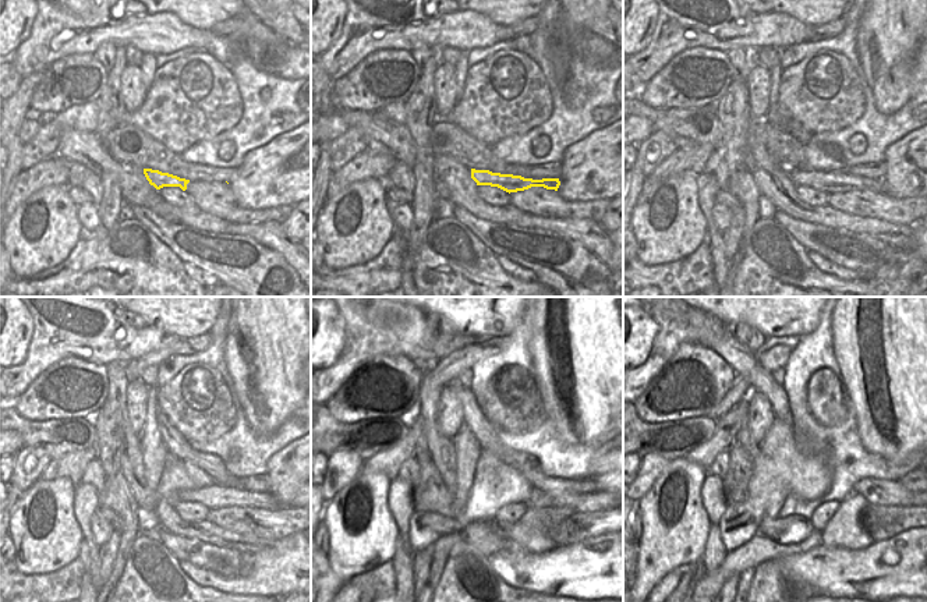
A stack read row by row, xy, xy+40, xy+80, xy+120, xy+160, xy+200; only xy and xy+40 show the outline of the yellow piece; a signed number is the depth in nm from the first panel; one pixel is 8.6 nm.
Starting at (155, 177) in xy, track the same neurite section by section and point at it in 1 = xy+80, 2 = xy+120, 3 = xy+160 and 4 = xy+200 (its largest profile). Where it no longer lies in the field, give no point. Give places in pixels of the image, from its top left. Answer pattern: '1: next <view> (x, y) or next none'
1: next xy+80 (830, 183)
2: next xy+120 (225, 492)
3: next xy+160 (547, 491)
4: next xy+200 (885, 494)

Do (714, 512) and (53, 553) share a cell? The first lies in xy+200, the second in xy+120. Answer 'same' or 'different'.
different

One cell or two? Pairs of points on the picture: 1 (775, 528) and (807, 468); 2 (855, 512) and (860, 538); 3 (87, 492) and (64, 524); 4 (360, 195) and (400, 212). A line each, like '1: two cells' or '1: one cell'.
1: two cells
2: one cell
3: two cells
4: two cells

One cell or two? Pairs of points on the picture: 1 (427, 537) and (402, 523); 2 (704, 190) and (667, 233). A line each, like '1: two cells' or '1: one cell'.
1: two cells
2: two cells

